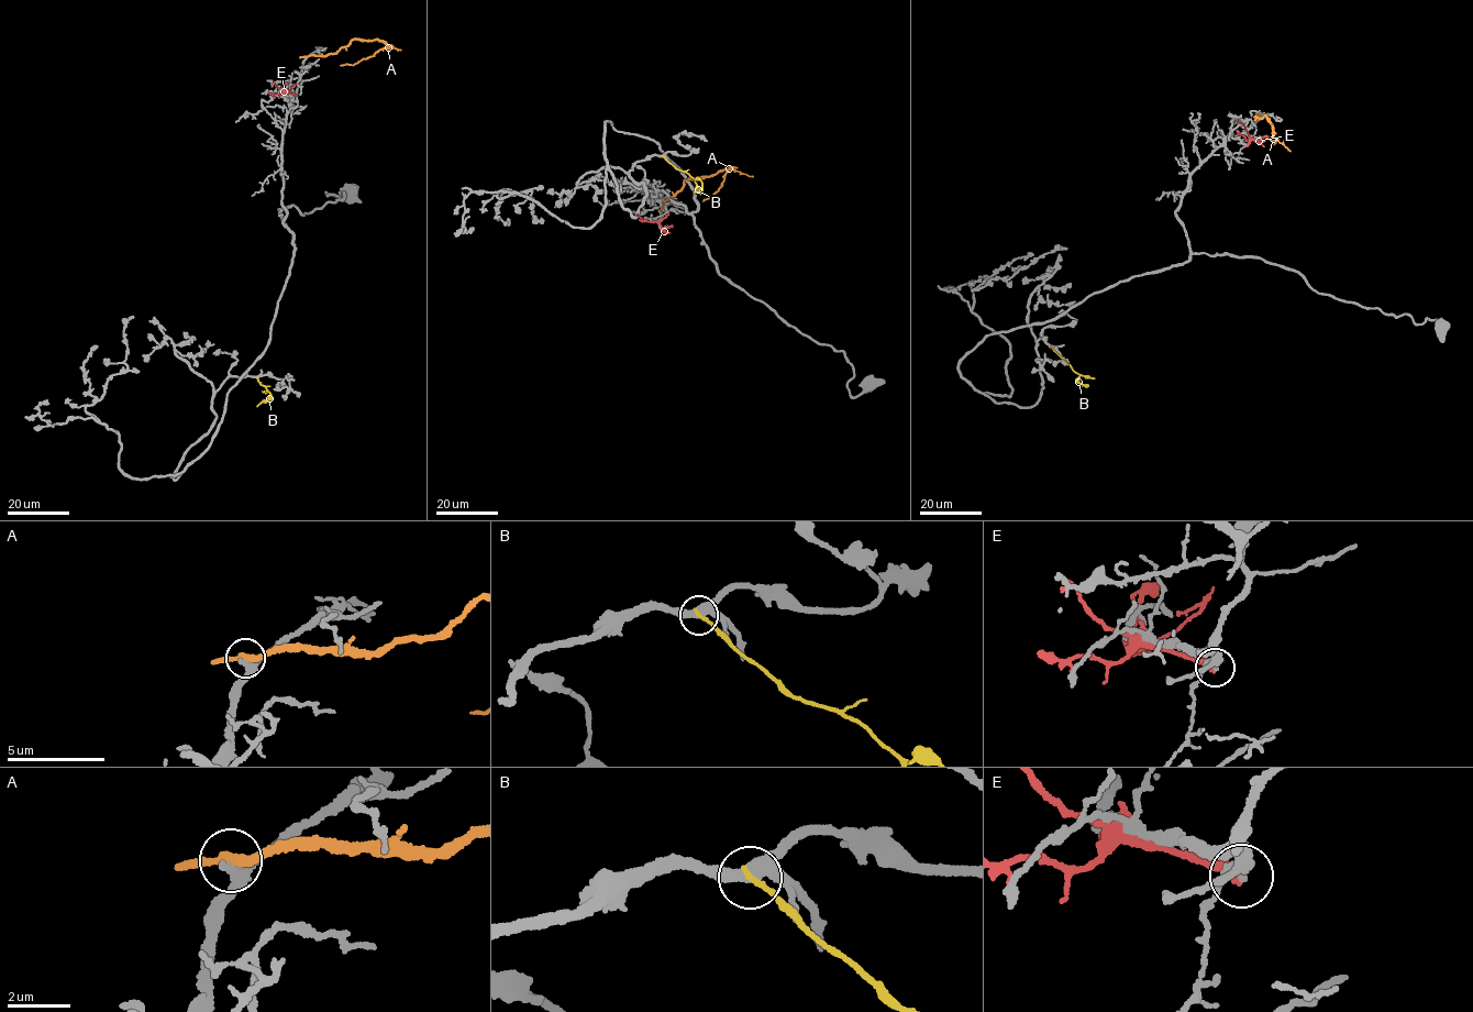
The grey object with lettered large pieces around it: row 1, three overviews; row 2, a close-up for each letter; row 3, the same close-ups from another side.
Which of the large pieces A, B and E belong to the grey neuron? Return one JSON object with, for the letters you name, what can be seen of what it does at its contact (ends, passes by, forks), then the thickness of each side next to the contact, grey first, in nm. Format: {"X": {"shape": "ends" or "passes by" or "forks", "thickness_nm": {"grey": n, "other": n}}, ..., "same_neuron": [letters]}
{"same_neuron": []}

